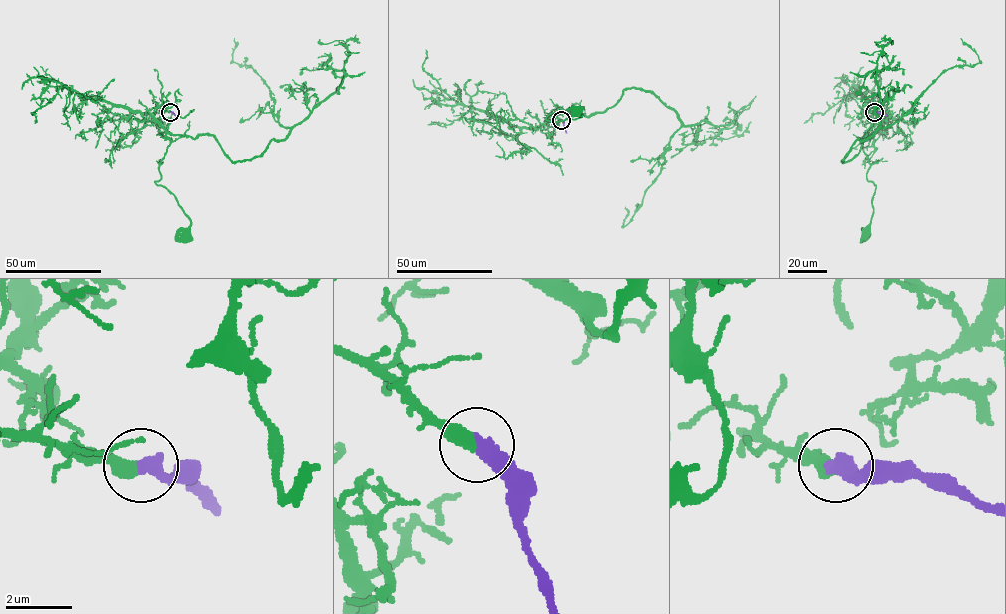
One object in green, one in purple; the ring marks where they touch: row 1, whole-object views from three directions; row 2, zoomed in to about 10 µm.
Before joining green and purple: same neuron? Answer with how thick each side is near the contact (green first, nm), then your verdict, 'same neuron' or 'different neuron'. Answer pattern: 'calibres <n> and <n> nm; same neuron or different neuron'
calibres 440 and 480 nm; same neuron

